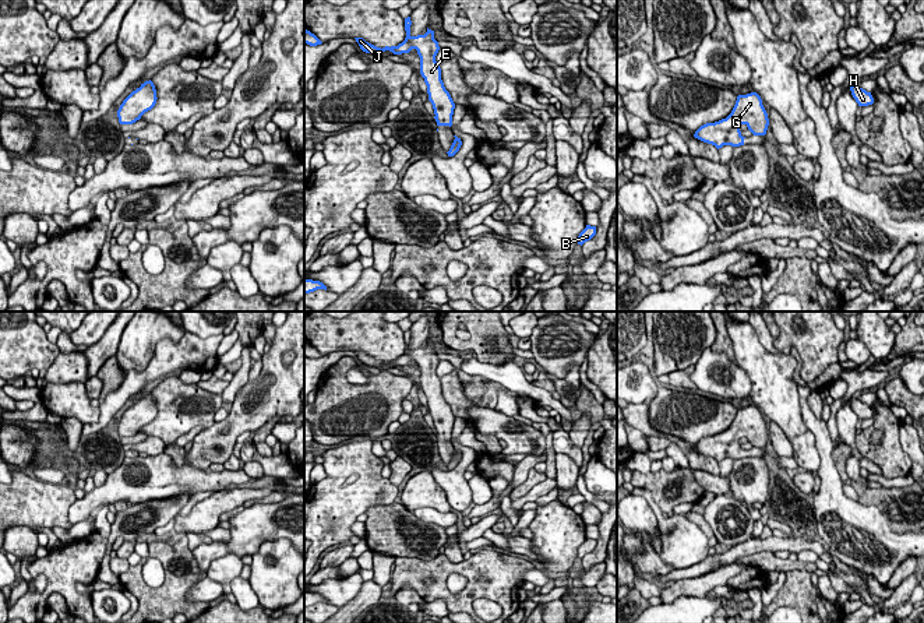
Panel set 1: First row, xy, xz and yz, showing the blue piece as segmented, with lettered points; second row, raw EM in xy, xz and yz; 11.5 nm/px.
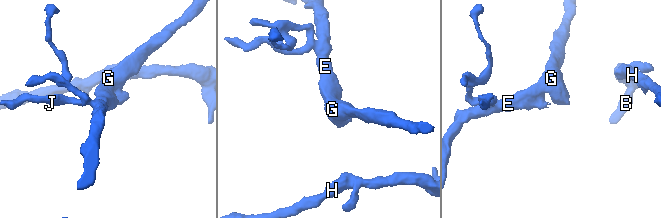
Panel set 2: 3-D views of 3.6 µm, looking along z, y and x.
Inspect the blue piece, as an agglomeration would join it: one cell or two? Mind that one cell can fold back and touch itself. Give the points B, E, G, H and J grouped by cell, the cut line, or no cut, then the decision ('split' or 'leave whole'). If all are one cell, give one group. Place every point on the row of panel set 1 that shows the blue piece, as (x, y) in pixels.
B E G H J | no cut | leave whole

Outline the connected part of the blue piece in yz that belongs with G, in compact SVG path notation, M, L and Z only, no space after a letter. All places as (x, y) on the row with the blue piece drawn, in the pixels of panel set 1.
M757 92L738 95L731 113L719 122L701 126L694 137L715 145L717 149L723 145L744 145L740 126L745 124L754 135L765 135L769 119Z

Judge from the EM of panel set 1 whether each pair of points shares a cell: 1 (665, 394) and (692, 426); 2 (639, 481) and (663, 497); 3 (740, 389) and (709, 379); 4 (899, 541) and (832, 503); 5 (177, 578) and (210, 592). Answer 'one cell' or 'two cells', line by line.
1: one cell
2: one cell
3: one cell
4: one cell
5: two cells

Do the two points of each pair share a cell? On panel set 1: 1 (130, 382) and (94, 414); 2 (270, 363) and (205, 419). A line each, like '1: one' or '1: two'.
1: two
2: two

